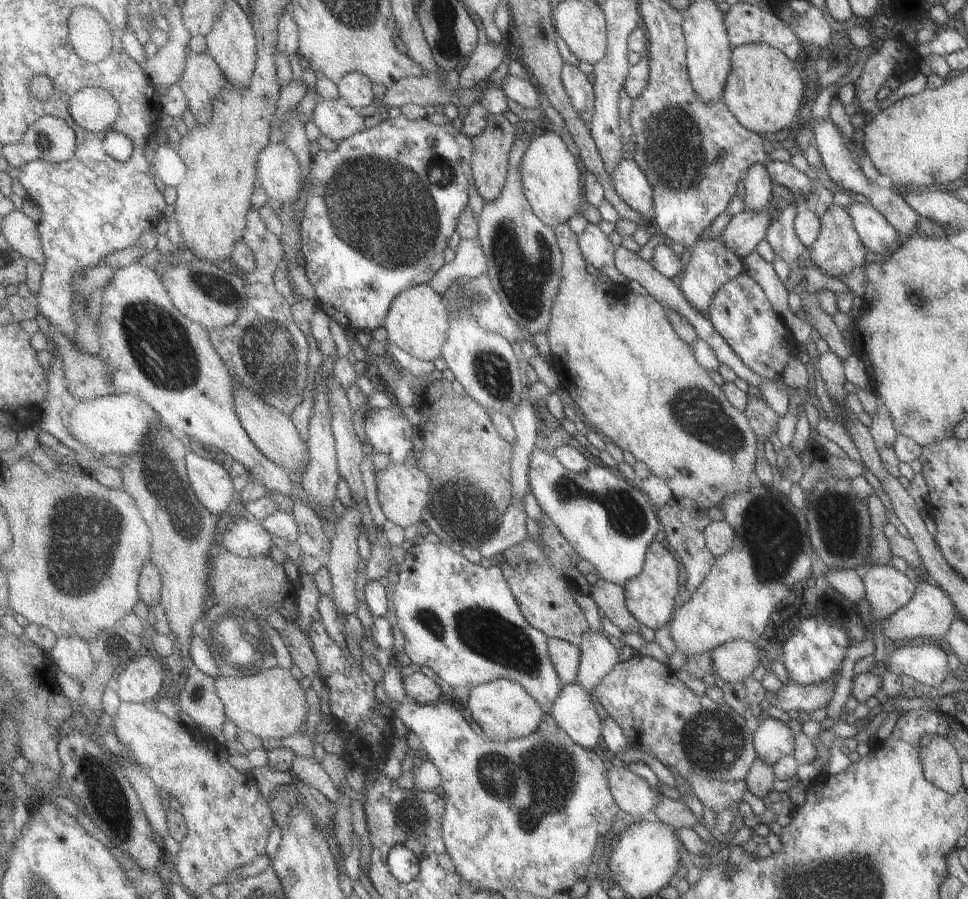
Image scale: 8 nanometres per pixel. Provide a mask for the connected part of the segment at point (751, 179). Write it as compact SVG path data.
M764 163L750 165L743 182L746 189L743 198L745 210L755 213L762 211L769 204L773 191L773 181Z

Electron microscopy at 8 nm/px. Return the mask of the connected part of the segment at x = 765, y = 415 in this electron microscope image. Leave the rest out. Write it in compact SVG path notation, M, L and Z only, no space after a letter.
M747 395L743 413L759 441L766 442L769 440L770 434L777 434L777 426L782 417L762 397Z

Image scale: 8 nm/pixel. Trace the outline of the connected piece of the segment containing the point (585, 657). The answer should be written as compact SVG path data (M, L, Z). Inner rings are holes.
M591 631L582 633L579 649L579 669L577 682L587 693L602 680L602 677L619 661L618 649L603 632Z

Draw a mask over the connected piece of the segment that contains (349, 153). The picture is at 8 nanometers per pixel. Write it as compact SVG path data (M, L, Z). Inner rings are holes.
M404 115L395 118L386 118L375 127L365 128L356 136L340 143L334 151L320 150L314 158L313 167L309 174L308 206L305 208L305 217L301 222L301 233L303 236L302 250L306 258L307 276L315 287L316 301L320 308L324 309L331 318L341 323L347 331L363 330L371 332L385 326L389 318L390 309L394 301L404 291L412 287L429 283L446 264L444 252L448 248L450 238L456 234L461 222L461 214L468 208L472 196L472 178L474 176L473 156L475 155L475 144L473 138L462 130L456 129L453 123L447 125L434 124L432 120L416 119L409 120Z

